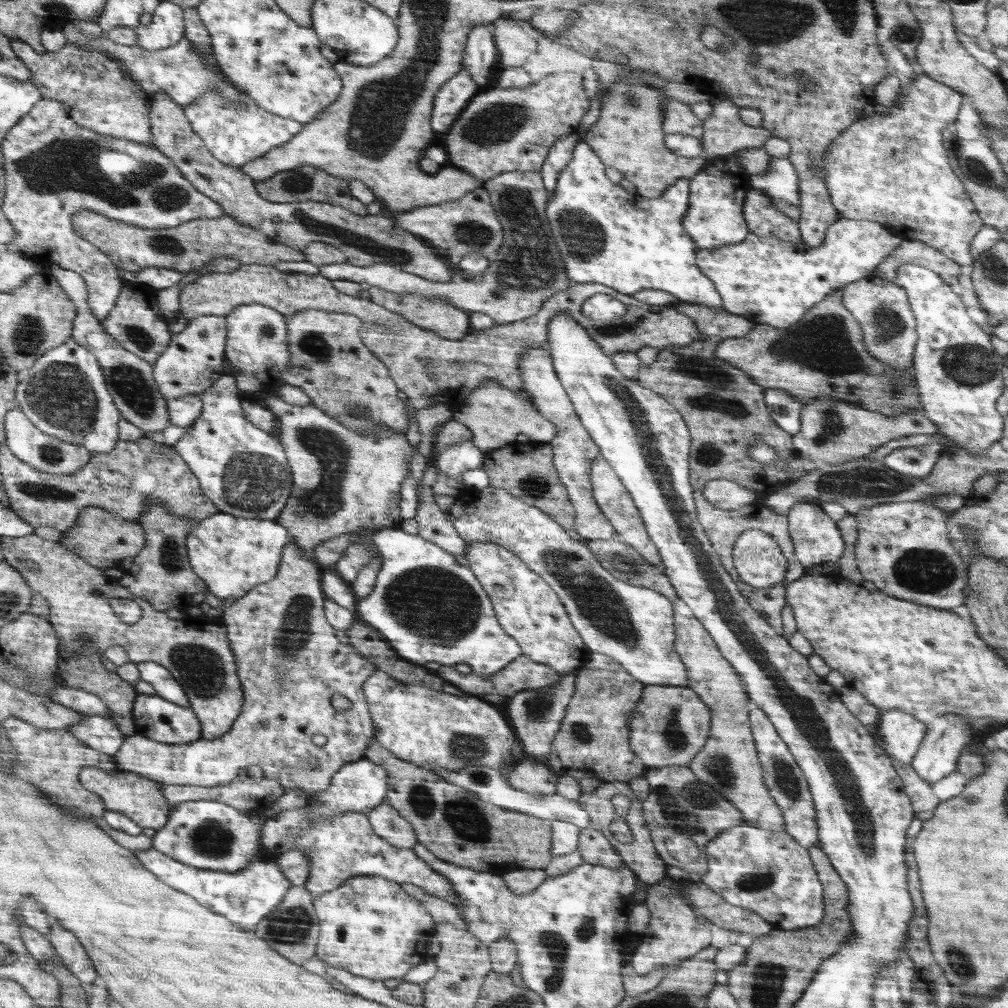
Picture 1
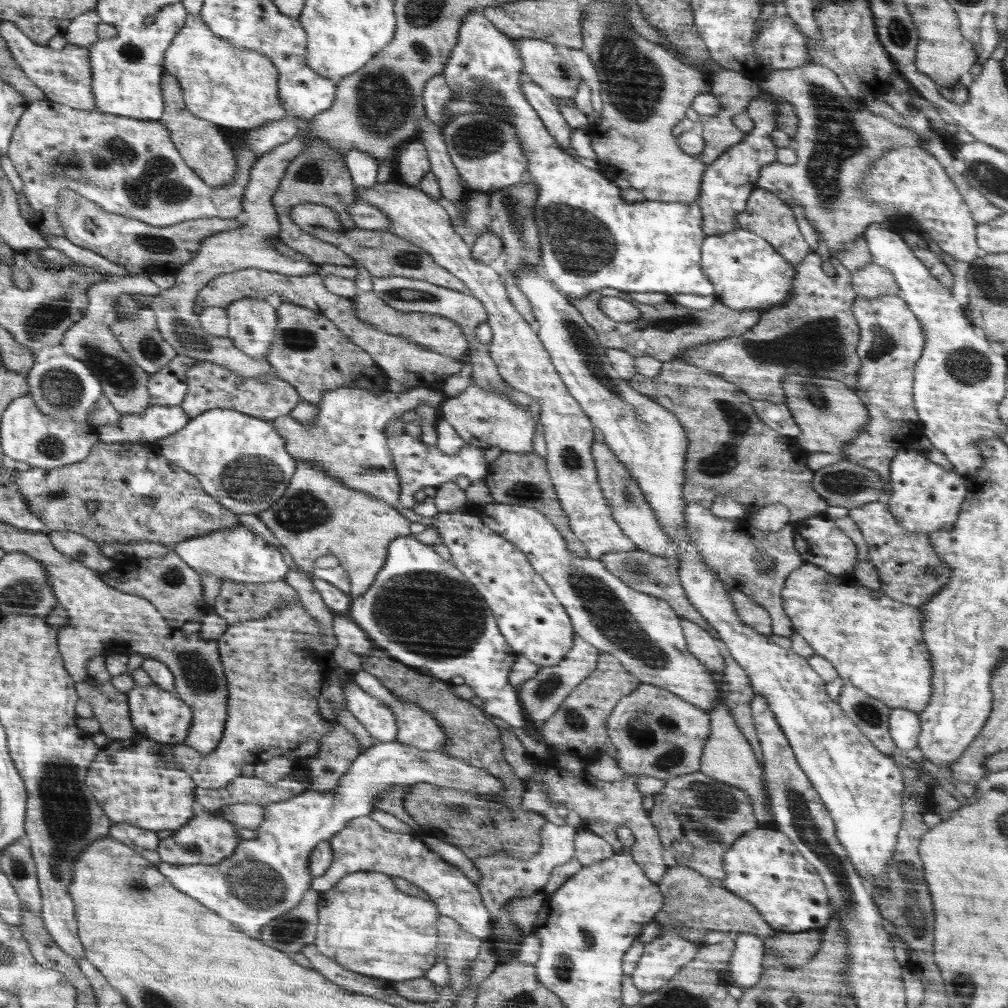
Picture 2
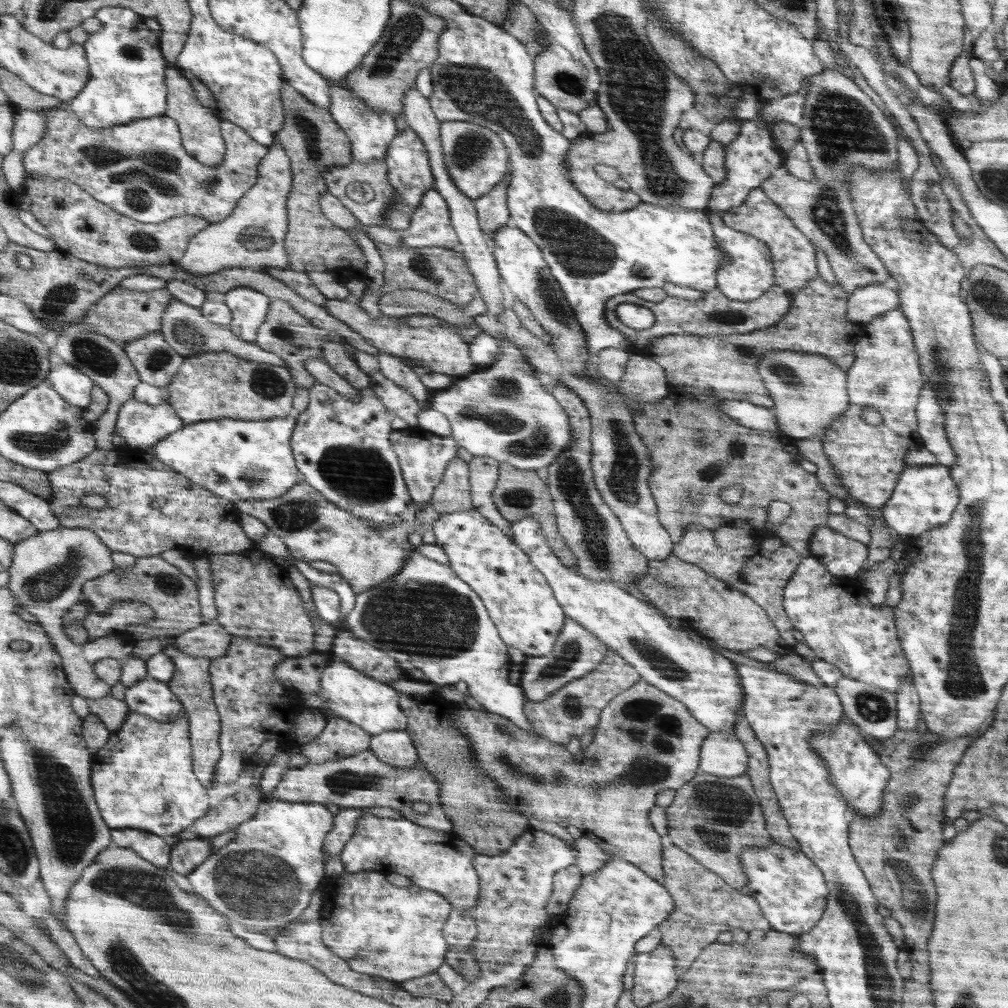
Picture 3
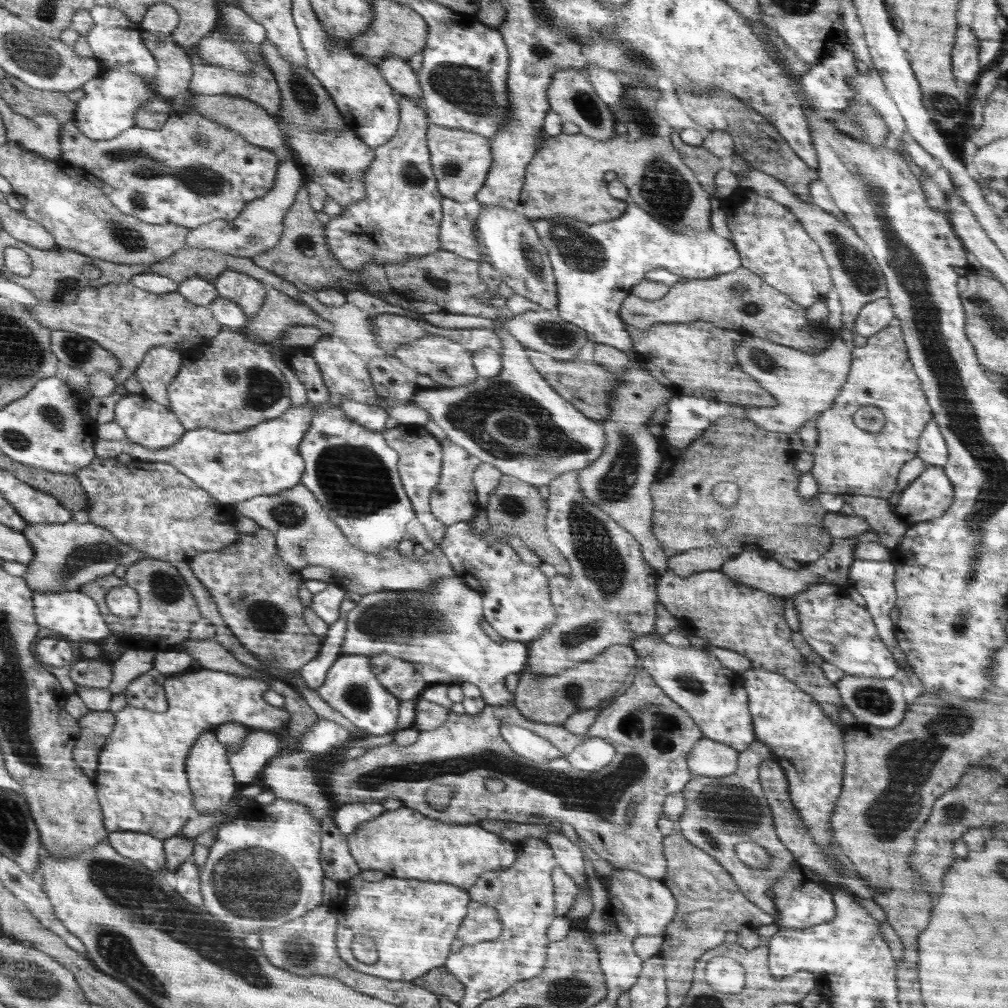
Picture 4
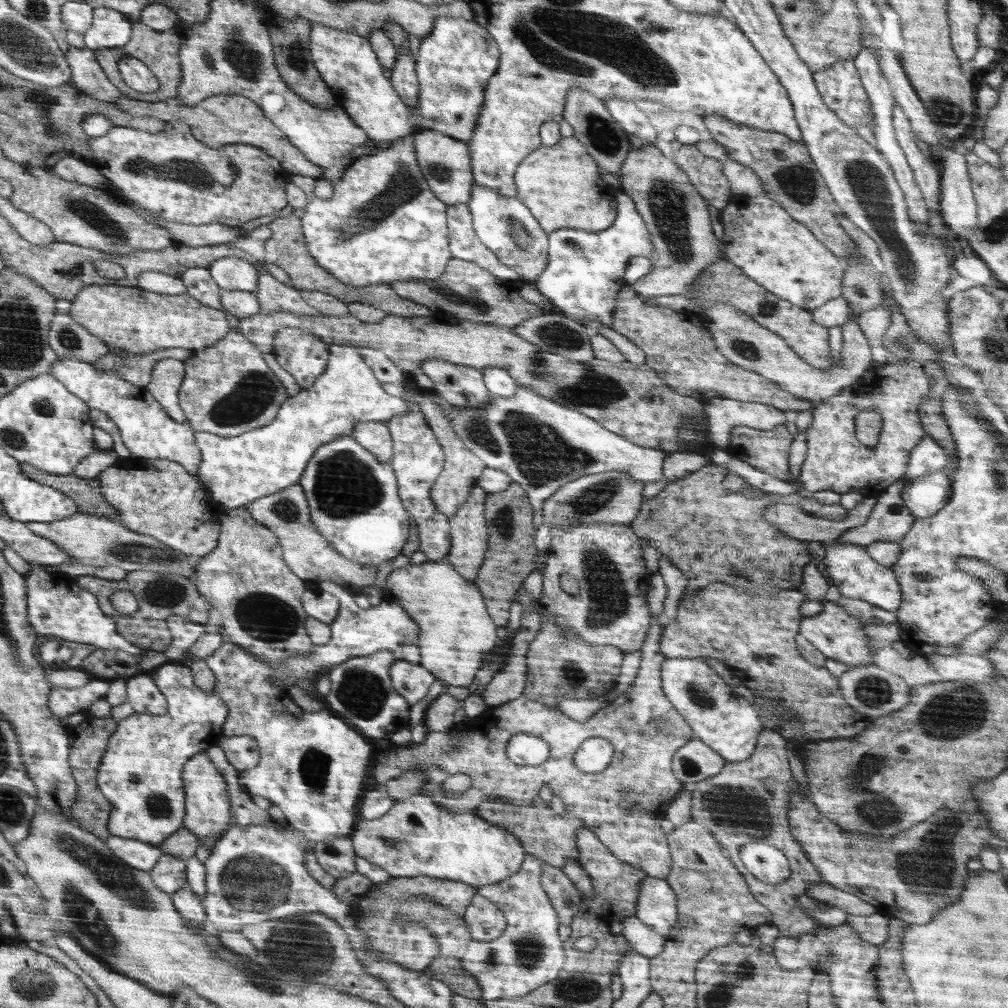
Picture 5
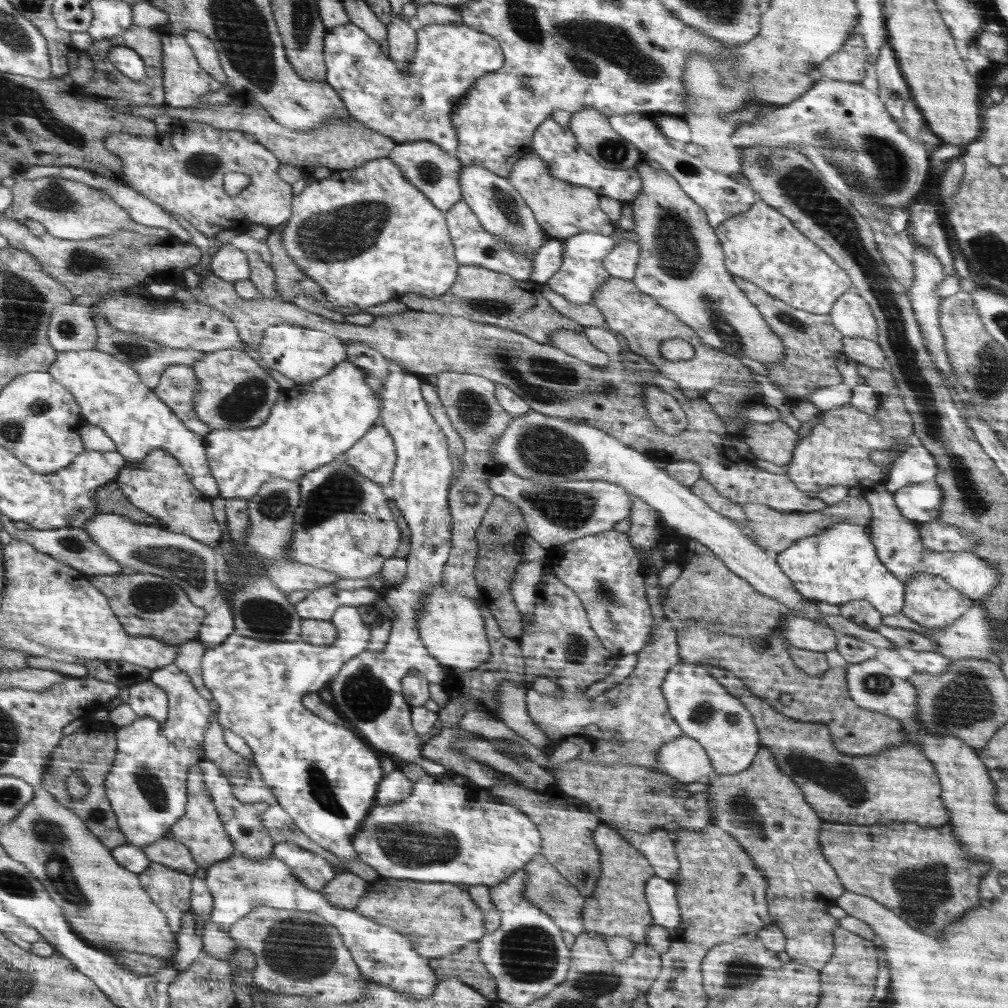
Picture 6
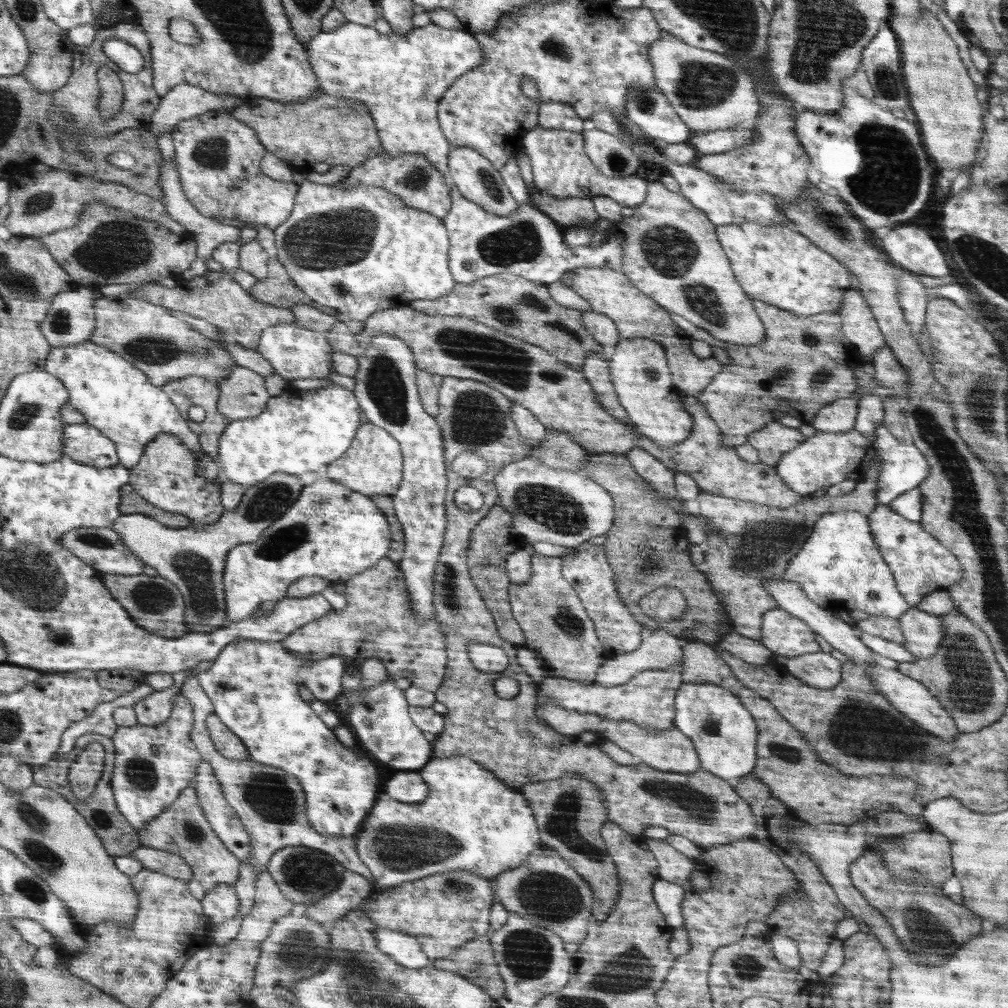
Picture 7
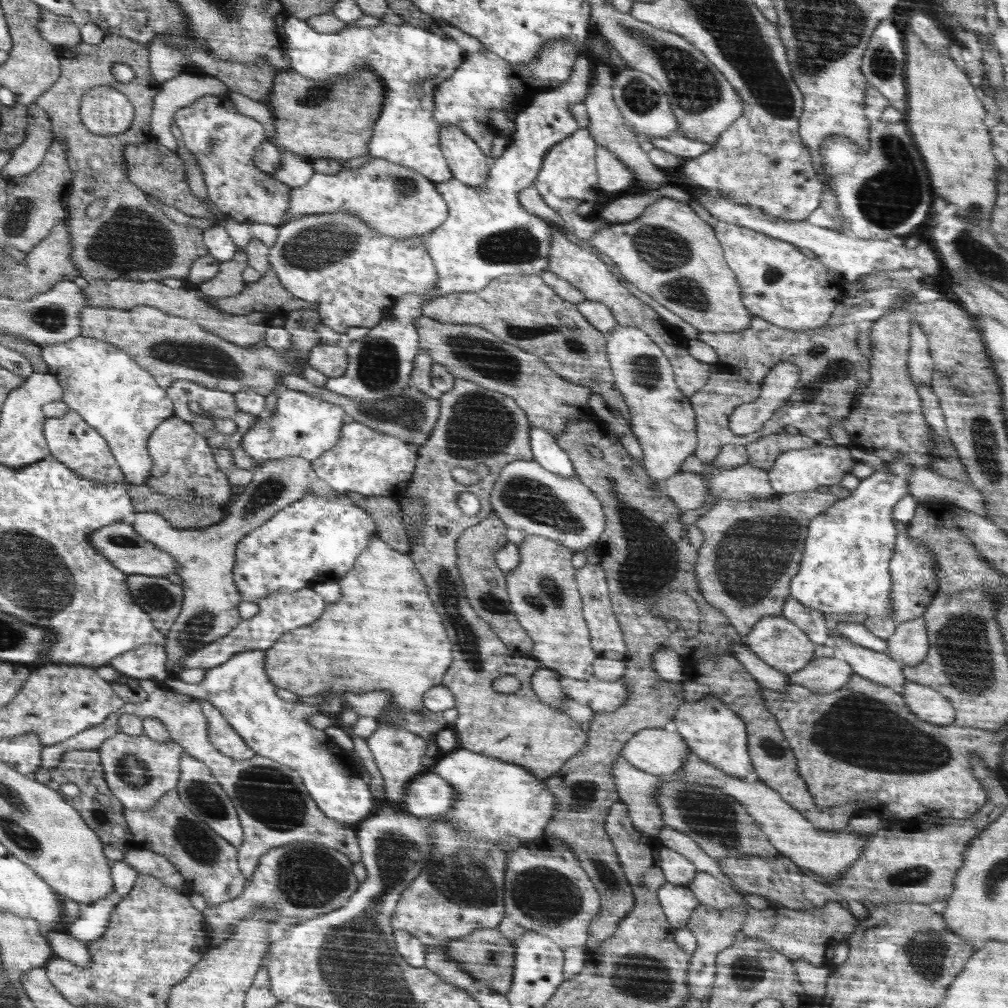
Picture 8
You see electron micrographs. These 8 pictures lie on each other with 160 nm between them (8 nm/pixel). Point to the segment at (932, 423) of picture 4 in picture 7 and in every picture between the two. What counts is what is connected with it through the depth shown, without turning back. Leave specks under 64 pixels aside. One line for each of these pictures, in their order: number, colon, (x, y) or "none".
5: (927, 456)
6: (915, 465)
7: (903, 467)

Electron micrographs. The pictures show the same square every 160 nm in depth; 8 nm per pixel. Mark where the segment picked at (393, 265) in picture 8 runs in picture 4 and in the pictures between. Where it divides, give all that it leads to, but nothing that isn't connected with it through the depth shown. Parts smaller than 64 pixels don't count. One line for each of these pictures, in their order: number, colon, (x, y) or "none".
4: (400, 217)
5: (384, 224)
6: (366, 236)
7: (358, 251)

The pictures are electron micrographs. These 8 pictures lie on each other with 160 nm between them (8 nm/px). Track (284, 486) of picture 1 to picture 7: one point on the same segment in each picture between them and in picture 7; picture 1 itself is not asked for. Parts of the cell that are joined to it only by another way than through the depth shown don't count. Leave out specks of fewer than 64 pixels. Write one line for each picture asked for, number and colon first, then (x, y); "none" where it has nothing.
2: (242, 461)
3: (239, 460)
4: (233, 467)
5: (238, 470)
6: (315, 423)
7: (302, 431)

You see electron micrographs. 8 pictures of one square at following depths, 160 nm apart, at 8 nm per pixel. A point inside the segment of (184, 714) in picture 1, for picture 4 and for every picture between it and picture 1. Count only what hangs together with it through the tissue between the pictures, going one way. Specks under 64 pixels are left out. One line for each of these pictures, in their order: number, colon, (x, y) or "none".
2: (155, 712)
3: (149, 697)
4: (145, 692)

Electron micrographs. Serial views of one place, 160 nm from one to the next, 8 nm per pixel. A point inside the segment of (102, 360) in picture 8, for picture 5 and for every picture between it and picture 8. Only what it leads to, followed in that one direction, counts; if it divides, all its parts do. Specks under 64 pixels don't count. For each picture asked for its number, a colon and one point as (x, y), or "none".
5: (148, 432)
6: (111, 395)
7: (115, 396)

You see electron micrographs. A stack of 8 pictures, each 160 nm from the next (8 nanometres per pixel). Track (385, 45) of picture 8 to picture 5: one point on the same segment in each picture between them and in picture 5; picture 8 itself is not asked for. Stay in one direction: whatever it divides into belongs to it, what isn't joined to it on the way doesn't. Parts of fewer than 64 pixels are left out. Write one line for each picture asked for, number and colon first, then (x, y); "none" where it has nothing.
5: (455, 64)
6: (415, 104)
7: (401, 79)

